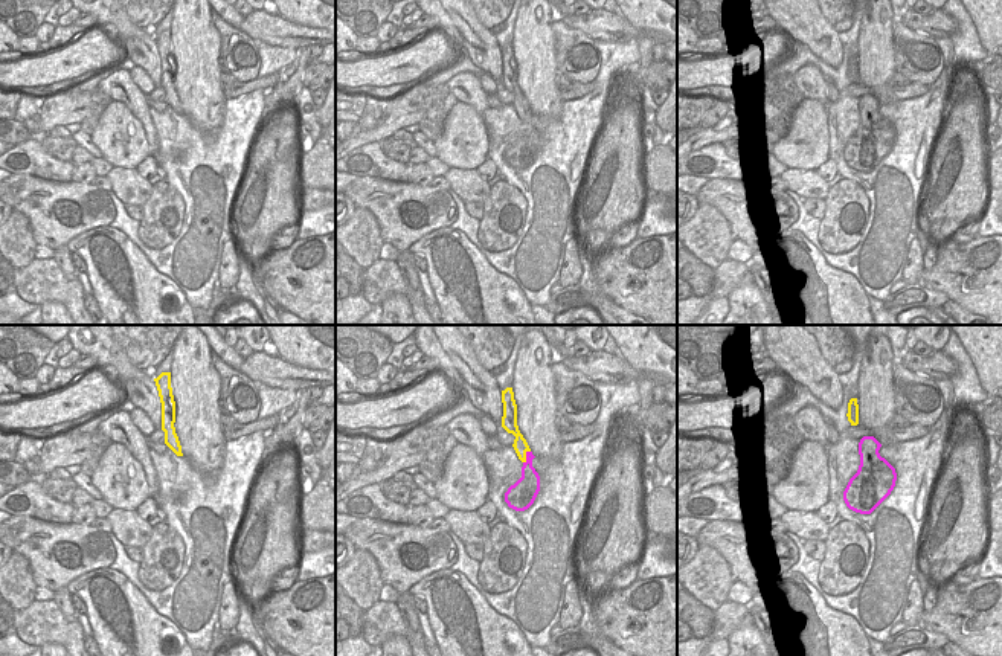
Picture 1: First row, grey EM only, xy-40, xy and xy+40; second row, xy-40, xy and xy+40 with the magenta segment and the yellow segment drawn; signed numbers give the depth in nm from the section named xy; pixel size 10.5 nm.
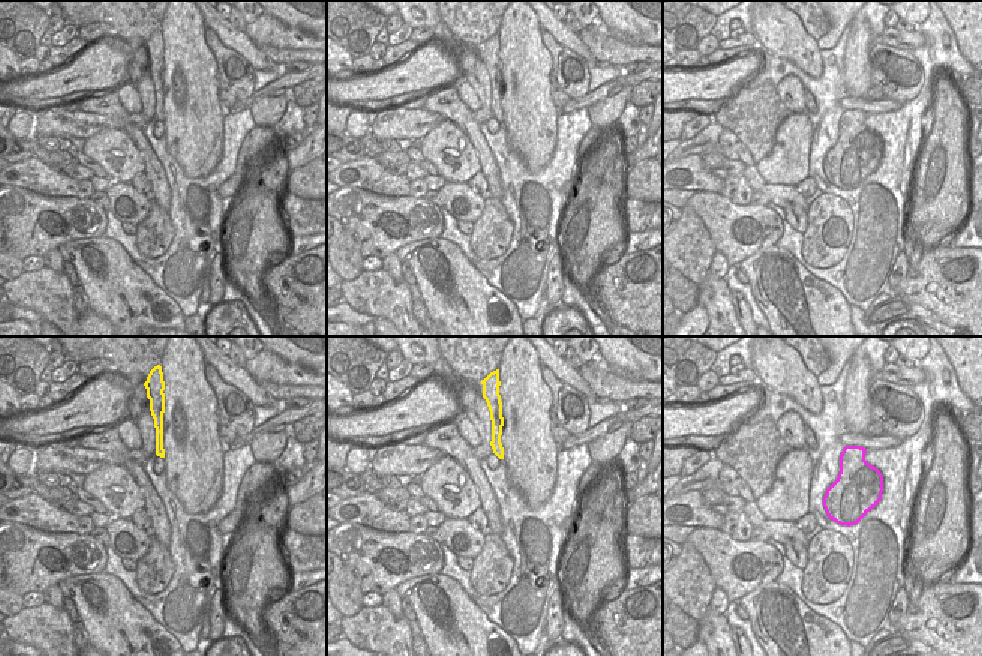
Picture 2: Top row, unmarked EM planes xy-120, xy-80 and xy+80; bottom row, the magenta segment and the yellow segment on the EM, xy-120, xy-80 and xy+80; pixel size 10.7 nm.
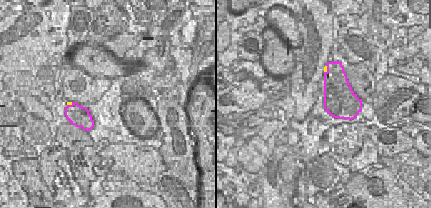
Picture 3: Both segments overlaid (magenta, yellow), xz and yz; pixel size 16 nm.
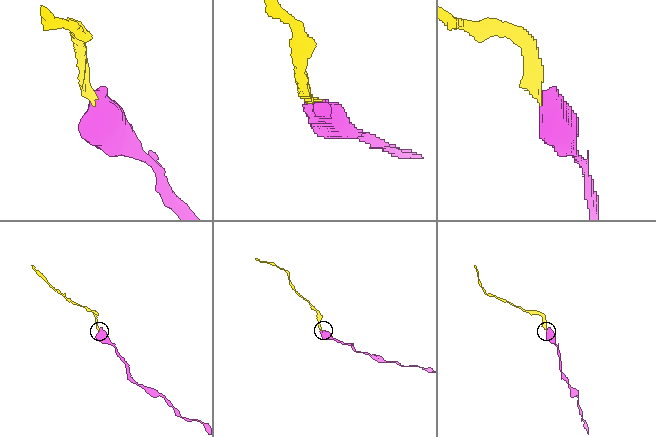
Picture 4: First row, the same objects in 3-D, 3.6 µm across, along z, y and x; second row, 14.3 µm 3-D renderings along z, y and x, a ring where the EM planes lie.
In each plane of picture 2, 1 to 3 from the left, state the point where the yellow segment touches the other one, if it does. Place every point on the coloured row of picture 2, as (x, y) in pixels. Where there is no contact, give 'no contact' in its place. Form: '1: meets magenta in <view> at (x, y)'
1: no contact
2: no contact
3: no contact

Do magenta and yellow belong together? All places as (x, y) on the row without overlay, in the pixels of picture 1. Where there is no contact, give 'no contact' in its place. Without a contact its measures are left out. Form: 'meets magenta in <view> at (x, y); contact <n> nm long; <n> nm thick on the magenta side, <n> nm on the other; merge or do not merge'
meets magenta in xy at (526, 115); contact 160 nm long; 200 nm thick on the magenta side, 160 nm on the other; merge

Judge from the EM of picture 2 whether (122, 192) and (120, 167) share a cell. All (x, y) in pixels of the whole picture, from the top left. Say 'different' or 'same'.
different

